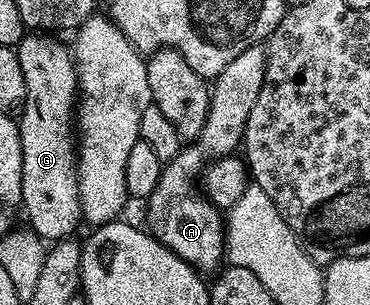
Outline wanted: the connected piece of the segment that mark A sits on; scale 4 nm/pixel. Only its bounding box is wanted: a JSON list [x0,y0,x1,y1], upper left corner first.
[146,45,266,274]

